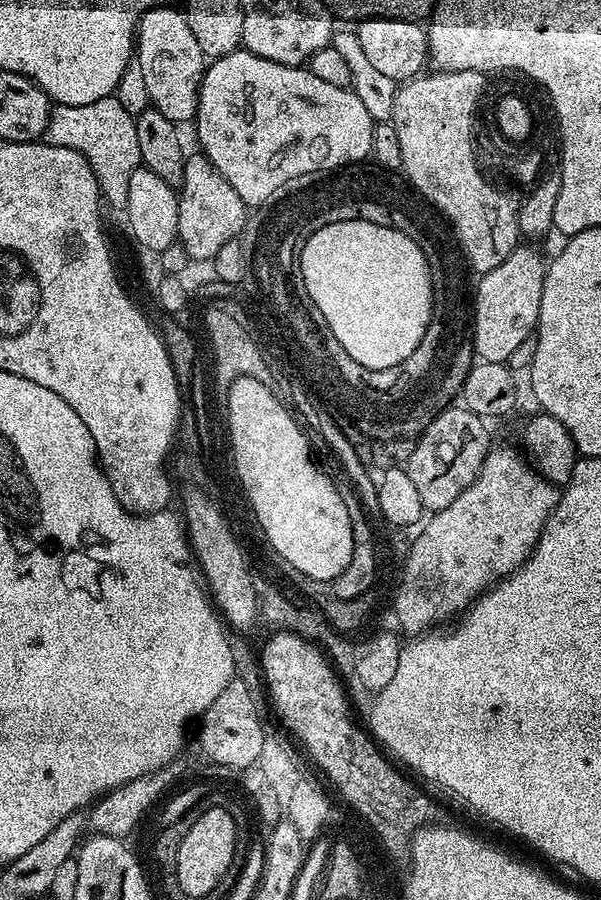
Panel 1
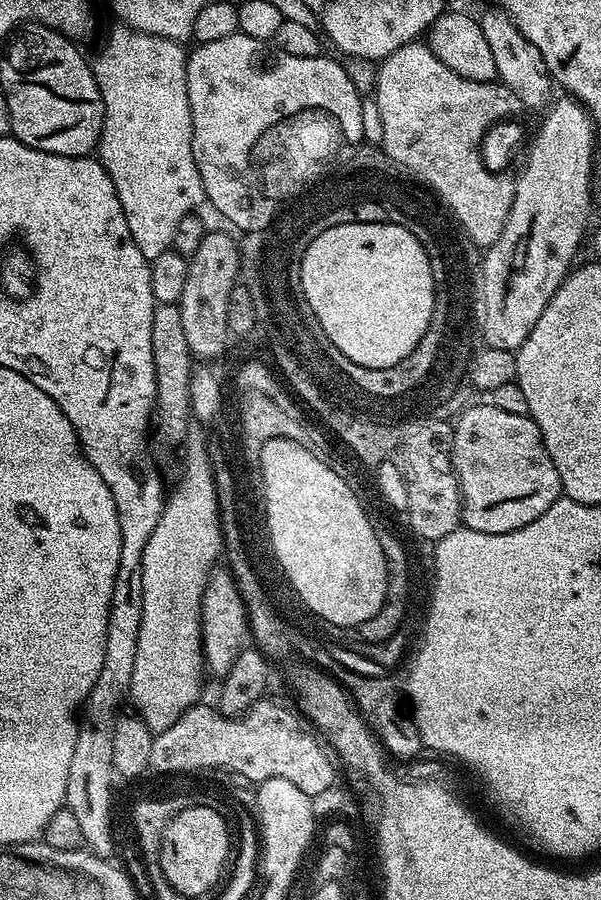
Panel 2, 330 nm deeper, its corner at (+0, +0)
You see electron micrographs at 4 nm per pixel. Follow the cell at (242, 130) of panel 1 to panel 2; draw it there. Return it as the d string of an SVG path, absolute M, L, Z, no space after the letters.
M235 32L230 38L218 38L218 42L206 42L193 47L188 52L186 66L186 90L190 98L190 118L192 119L192 153L198 166L198 174L202 178L204 195L207 203L220 216L225 216L236 228L251 229L248 220L248 148L252 148L252 140L276 120L276 116L284 116L284 112L296 112L296 108L304 108L304 104L324 104L324 108L332 108L336 116L340 116L340 124L344 124L344 132L352 136L358 145L363 141L362 134L362 99L361 92L350 82L347 67L343 63L331 60L327 54L314 58L294 58L277 55L271 64L264 57L261 41L250 38L246 34Z

